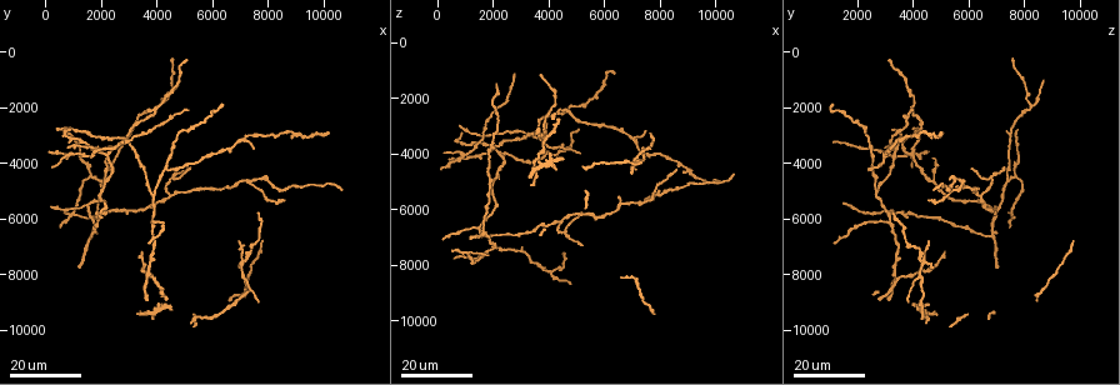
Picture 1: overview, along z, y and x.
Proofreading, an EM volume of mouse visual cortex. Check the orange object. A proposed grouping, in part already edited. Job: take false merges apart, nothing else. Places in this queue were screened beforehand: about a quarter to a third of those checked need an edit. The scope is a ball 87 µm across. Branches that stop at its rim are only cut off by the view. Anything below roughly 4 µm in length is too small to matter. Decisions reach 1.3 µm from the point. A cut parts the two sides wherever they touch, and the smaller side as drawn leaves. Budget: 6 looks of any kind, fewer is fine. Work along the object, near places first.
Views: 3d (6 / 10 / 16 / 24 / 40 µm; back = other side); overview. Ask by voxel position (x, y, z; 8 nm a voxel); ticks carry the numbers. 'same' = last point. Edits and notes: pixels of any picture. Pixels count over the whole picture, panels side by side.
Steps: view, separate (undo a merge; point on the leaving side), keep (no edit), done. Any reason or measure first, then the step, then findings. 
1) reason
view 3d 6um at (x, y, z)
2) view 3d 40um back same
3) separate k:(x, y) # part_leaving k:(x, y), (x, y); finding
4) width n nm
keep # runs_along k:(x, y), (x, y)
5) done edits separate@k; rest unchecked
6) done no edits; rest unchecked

thin arm on a thick one
view 3d 16um at (7000, 3100, 3500)

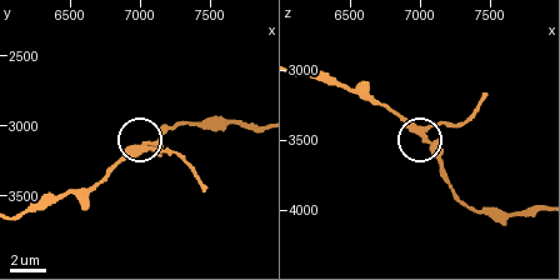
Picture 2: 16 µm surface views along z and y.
closer look
view 3d 6um at (7060, 3140, 3440)

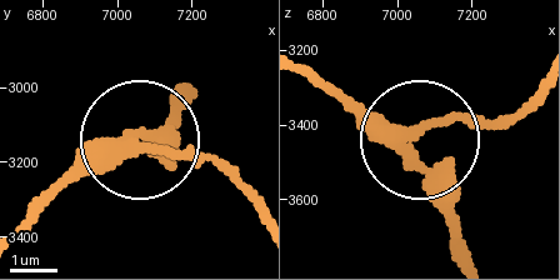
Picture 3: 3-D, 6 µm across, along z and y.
view 3d 6um back at (7050, 3160, 3420)

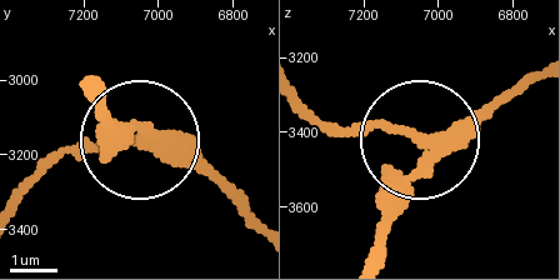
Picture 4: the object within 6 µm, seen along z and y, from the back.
arms 3
keep # continuous, no second cell

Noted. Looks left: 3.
arms part here
view 3d 16um at (4600, 4400, 6700)

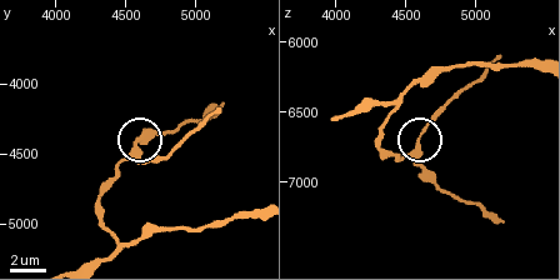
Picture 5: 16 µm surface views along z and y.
zoom in
view 3d 6um at (4580, 4500, 6760)

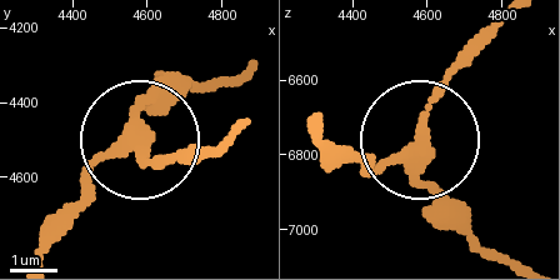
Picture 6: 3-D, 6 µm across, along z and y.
side_arm 7 um
keep # runs_along 6:(46, 249), (98, 165), (130, 145), (158, 74); continuous, no second cell

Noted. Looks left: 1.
done no edits; rest unchecked

